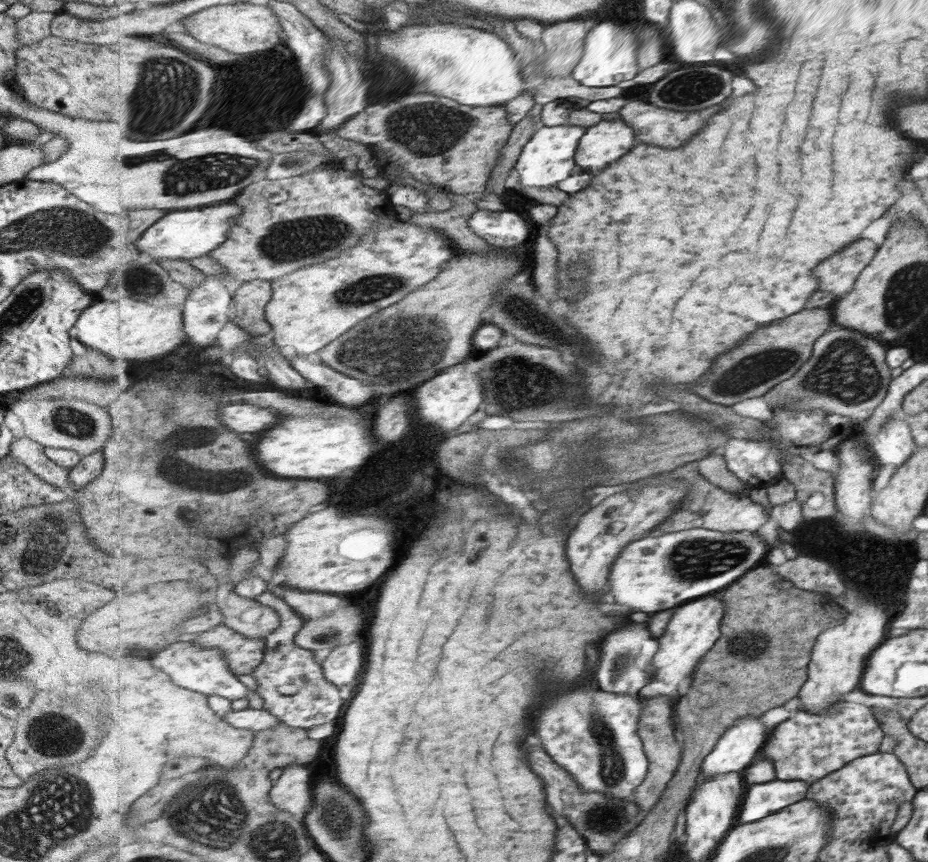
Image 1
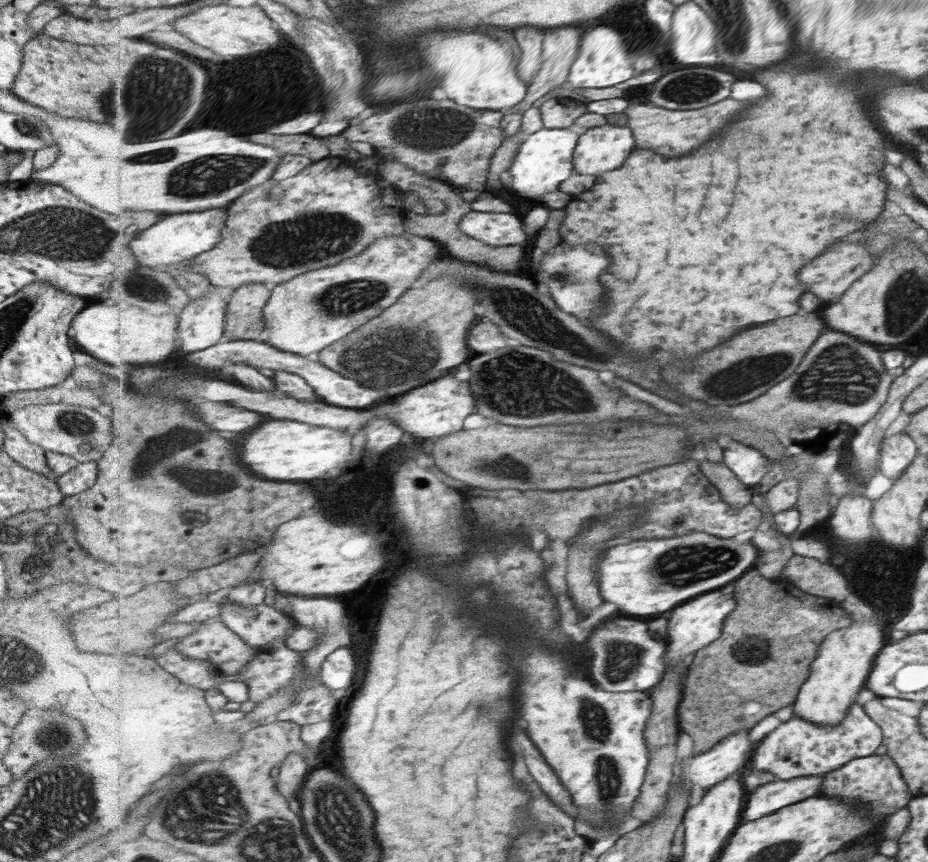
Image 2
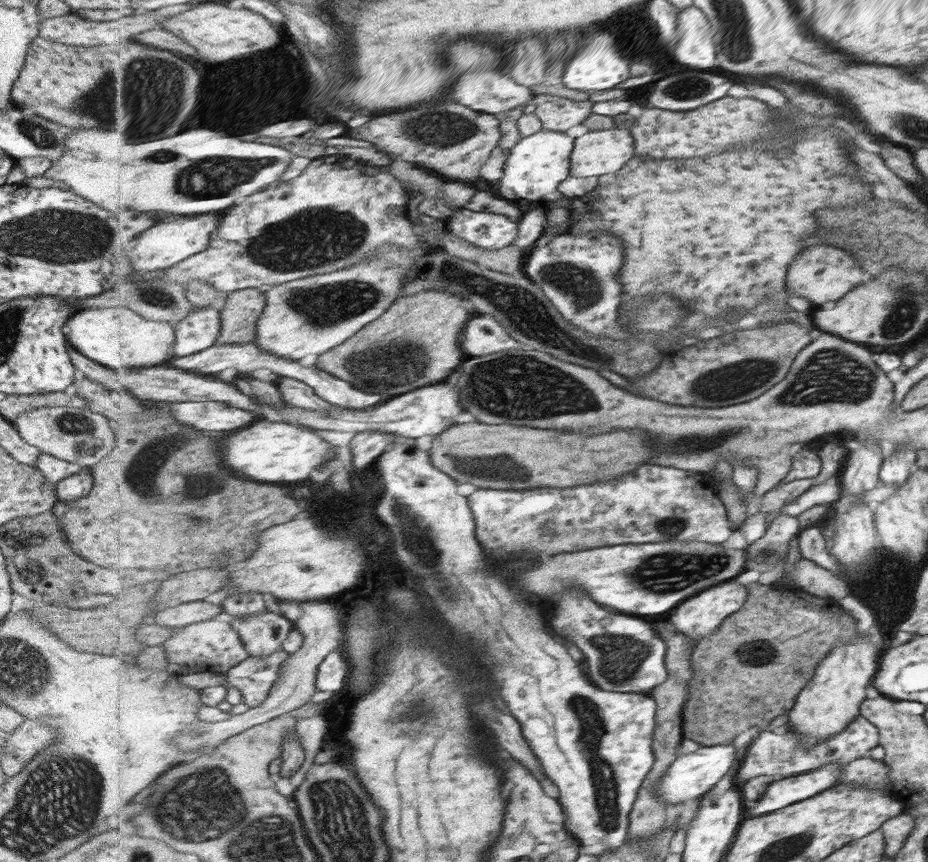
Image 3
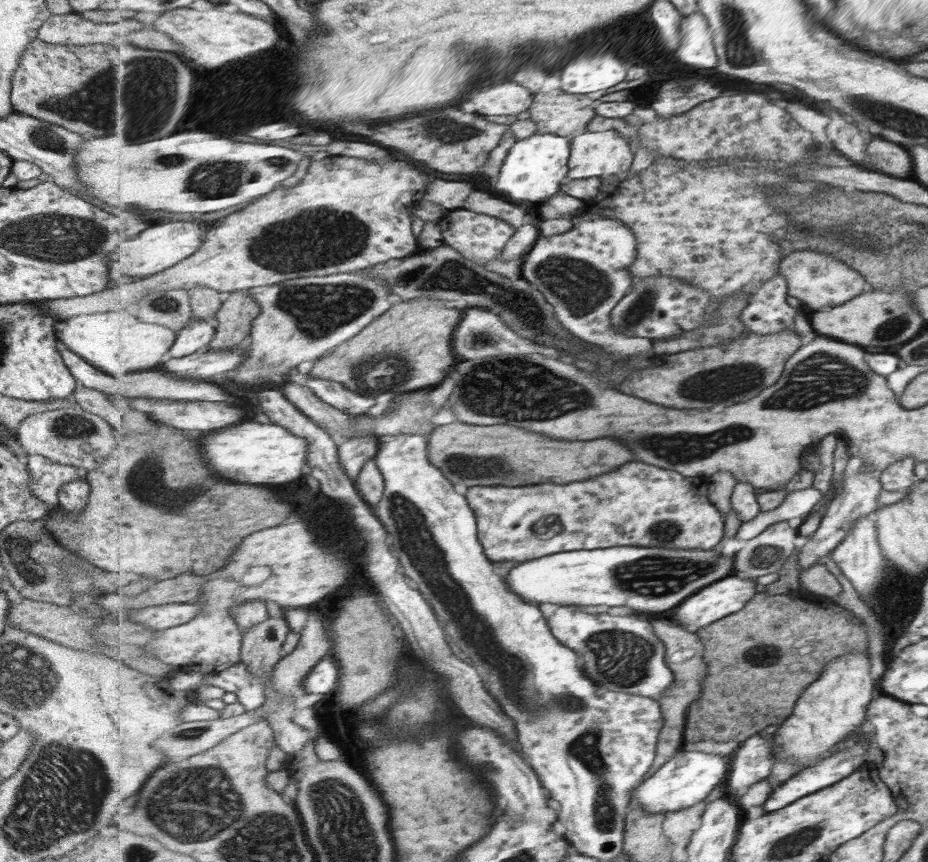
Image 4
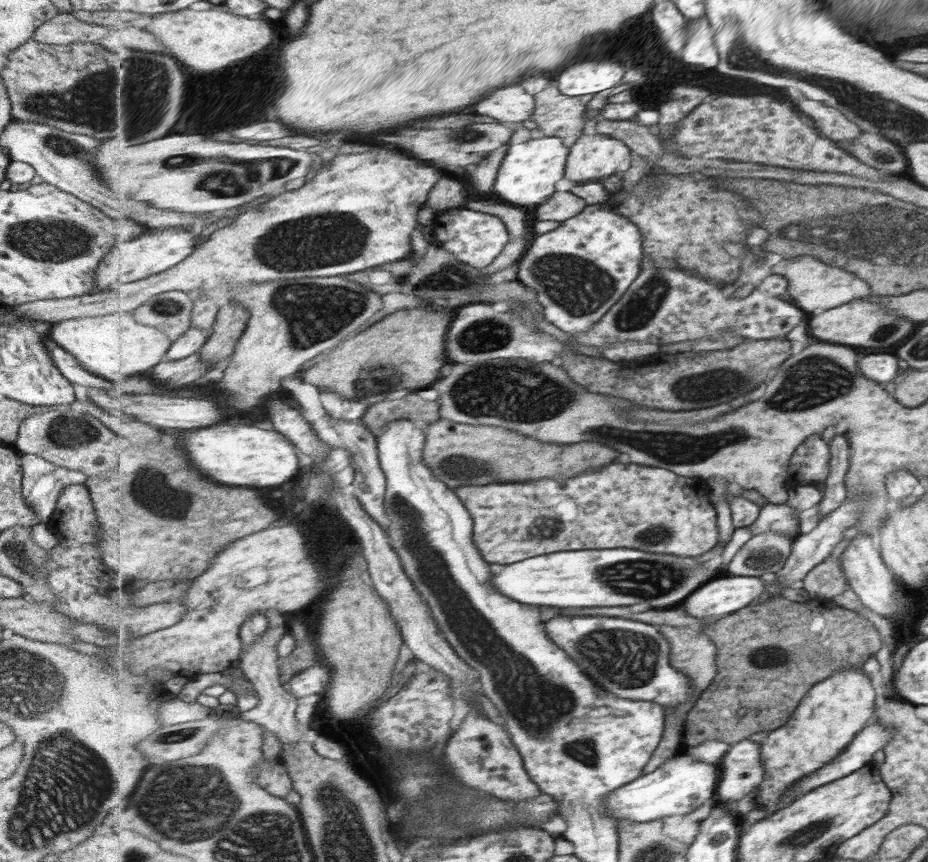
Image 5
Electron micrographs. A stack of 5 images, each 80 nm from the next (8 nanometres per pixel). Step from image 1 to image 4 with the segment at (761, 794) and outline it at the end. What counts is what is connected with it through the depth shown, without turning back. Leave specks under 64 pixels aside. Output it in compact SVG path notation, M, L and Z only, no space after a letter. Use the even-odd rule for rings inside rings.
M870 739L862 740L862 742L856 742L851 744L851 747L846 751L841 751L837 755L831 757L825 757L811 766L807 766L801 769L801 772L791 776L790 779L787 779L783 784L777 787L772 793L771 796L767 799L767 802L762 806L763 810L767 813L775 812L787 804L798 801L800 798L807 796L809 793L817 792L822 788L831 786L836 782L839 782L842 778L849 776L857 770L861 764L865 762L865 753L869 749Z

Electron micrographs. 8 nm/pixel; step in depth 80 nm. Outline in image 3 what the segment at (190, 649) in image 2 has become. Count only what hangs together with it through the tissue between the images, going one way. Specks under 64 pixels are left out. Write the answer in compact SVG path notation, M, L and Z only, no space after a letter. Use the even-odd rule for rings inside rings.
M226 616L196 622L189 626L182 627L173 632L173 638L168 638L163 648L165 648L166 659L171 663L179 663L190 667L197 667L201 671L211 671L215 673L227 673L234 666L241 664L250 658L248 650L245 648L243 639L232 627Z

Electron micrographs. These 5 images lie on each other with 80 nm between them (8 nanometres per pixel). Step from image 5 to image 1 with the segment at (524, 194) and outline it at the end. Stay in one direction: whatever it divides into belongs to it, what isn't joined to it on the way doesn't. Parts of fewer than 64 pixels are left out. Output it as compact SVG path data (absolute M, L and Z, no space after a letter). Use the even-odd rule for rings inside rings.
M583 125L543 126L535 131L530 140L523 146L522 152L515 164L520 184L539 188L557 187L563 180L578 171L576 153L583 135L587 132Z

